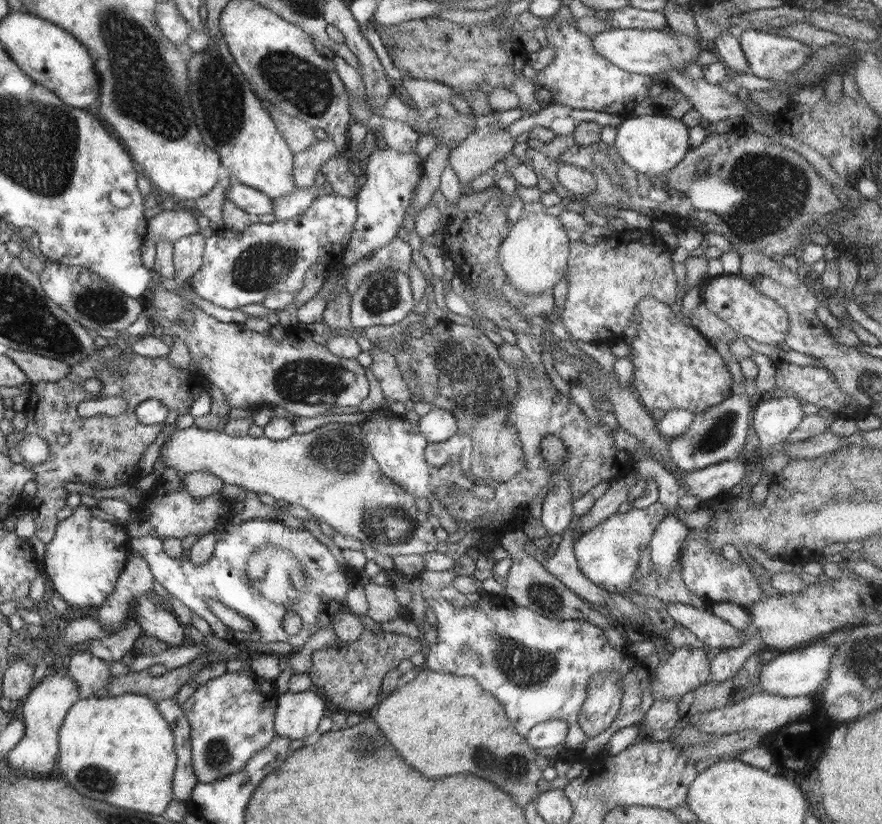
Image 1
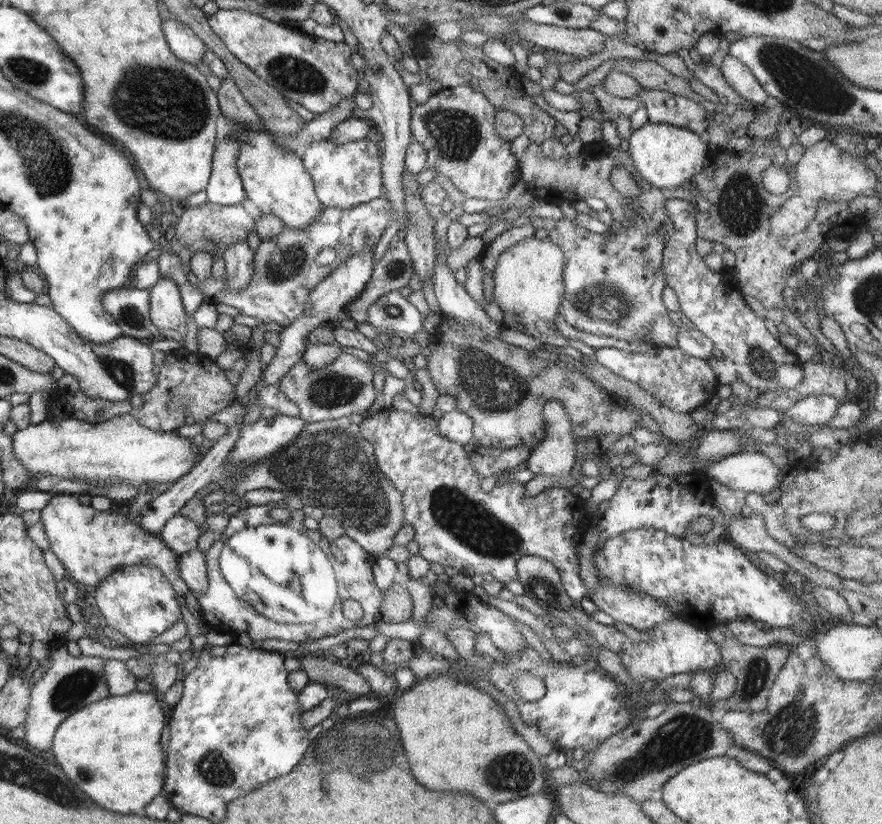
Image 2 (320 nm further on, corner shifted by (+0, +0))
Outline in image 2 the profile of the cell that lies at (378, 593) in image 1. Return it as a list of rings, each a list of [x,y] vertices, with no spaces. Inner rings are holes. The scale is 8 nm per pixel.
[[[394,583],[382,592],[381,620],[384,622],[406,622],[412,616],[412,596],[406,585]]]

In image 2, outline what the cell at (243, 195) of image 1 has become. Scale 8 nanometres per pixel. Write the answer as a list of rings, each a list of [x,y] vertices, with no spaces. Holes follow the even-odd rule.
[[[225,135],[213,152],[211,175],[204,190],[207,202],[236,206],[246,200],[243,182],[237,169],[239,144]]]

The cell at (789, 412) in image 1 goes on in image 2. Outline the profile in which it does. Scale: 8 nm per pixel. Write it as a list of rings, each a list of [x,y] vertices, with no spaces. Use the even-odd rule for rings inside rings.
[[[810,395],[798,399],[785,413],[803,428],[823,426],[833,419],[836,410],[845,400],[848,398],[840,400],[832,395]]]

